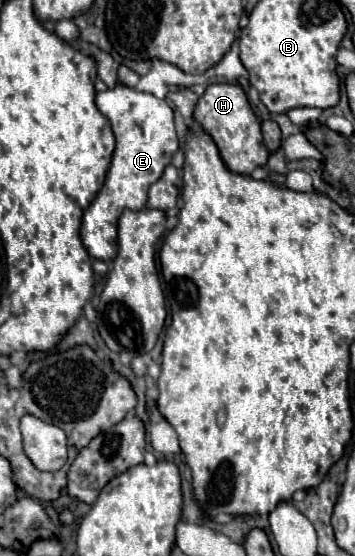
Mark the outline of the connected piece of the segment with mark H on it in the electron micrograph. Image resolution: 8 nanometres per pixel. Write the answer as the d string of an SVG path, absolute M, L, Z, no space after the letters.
M230 83L208 85L206 93L196 103L194 121L204 129L204 133L208 133L214 139L220 151L220 157L224 159L226 167L232 173L250 175L256 167L266 165L270 153L262 143L260 125L256 123L252 107L240 85L230 85Z

